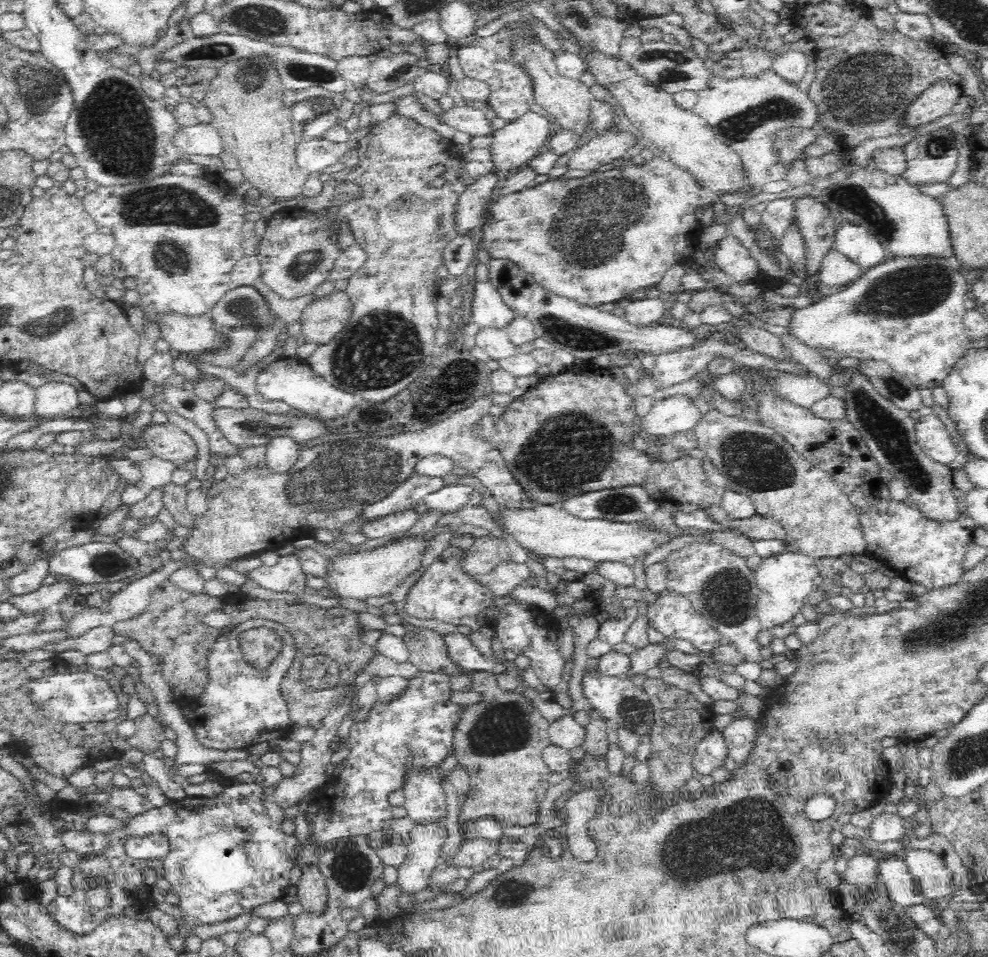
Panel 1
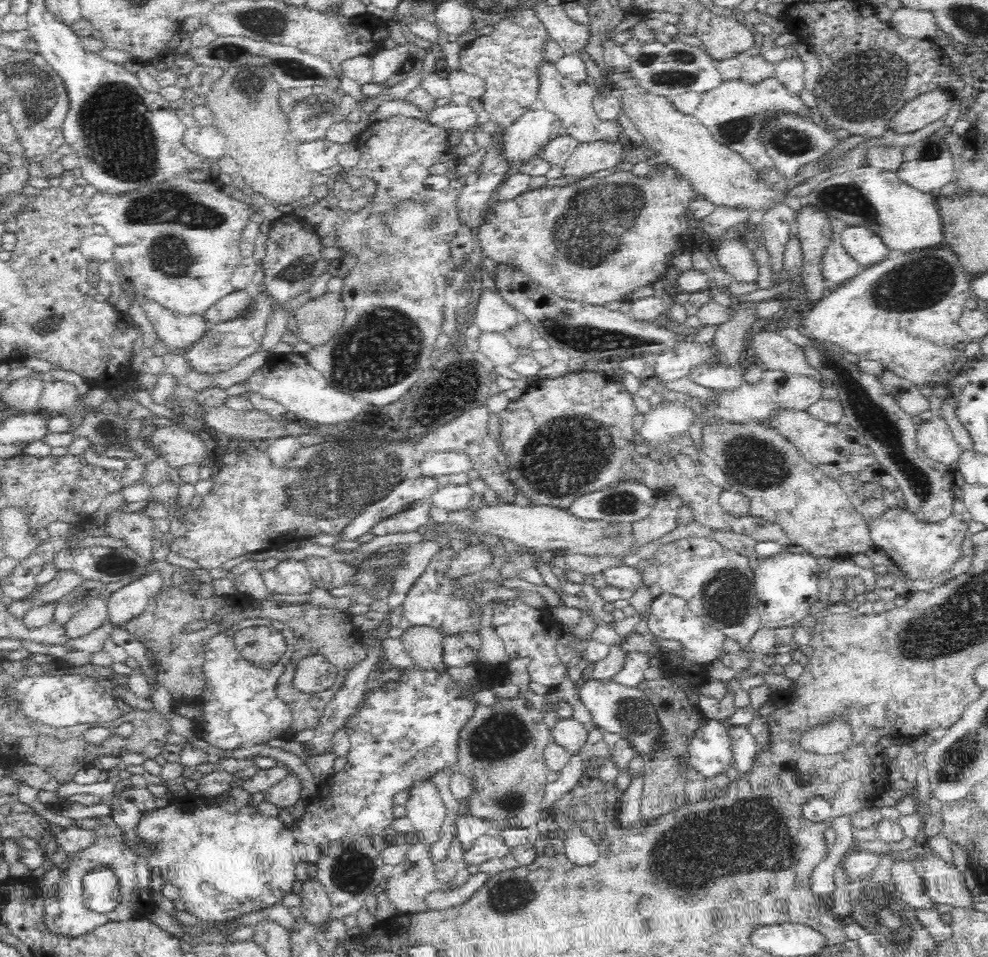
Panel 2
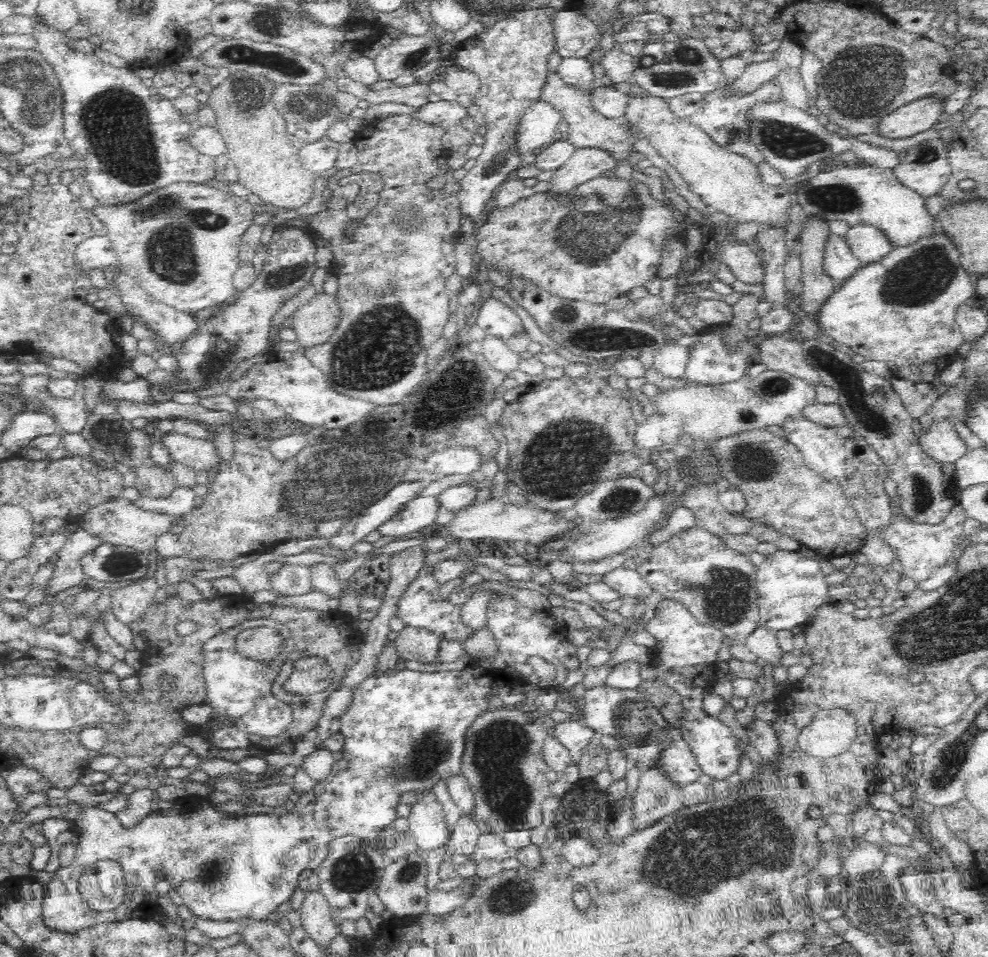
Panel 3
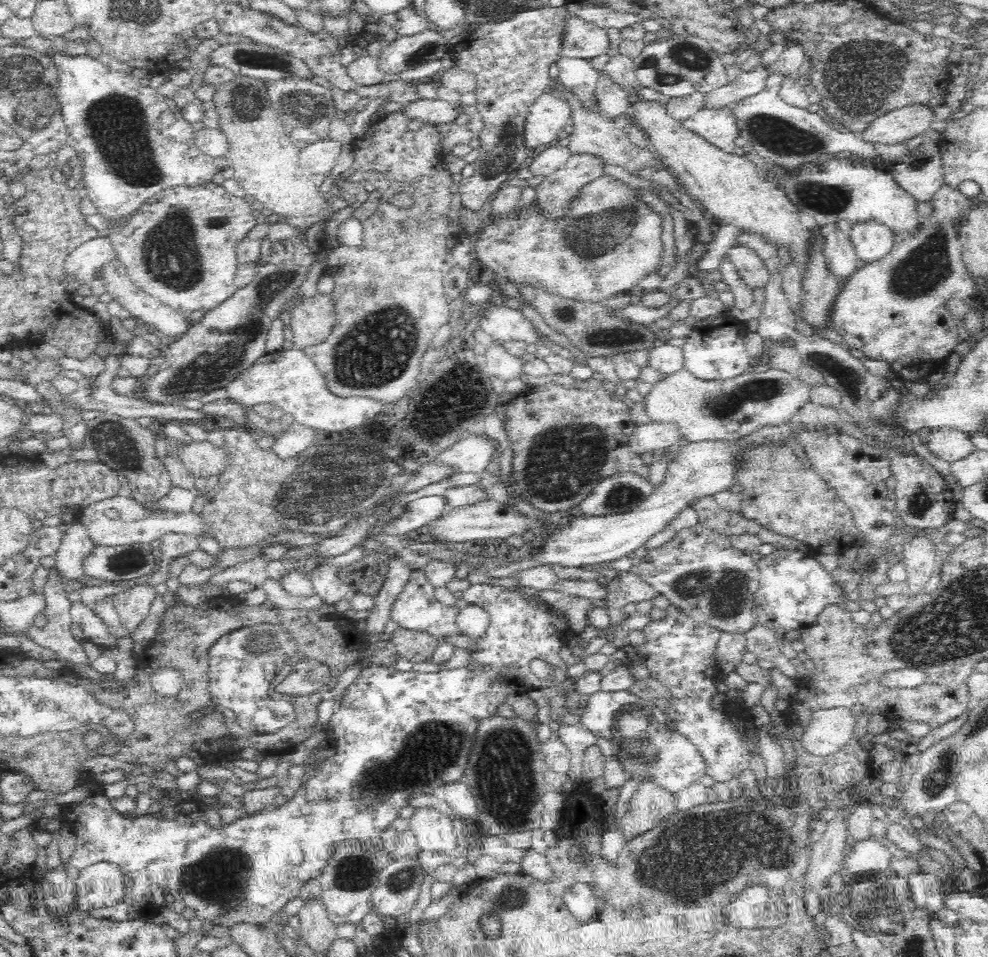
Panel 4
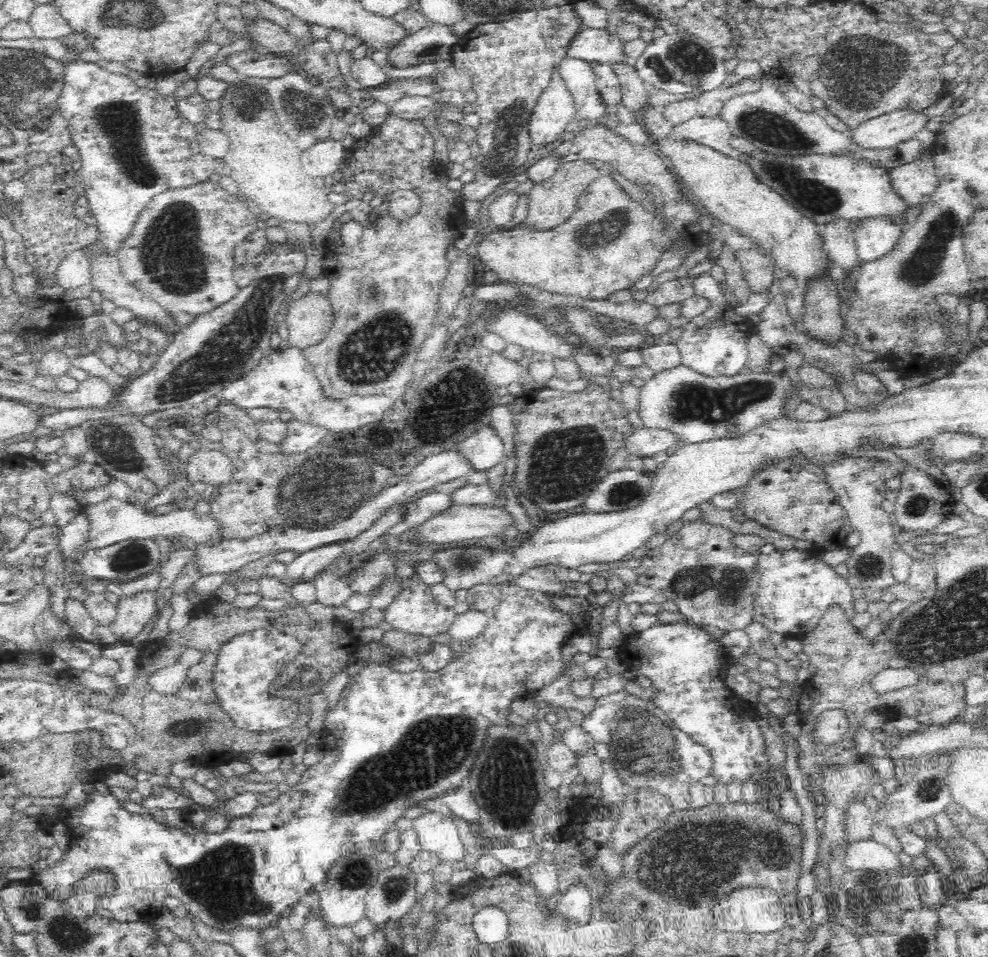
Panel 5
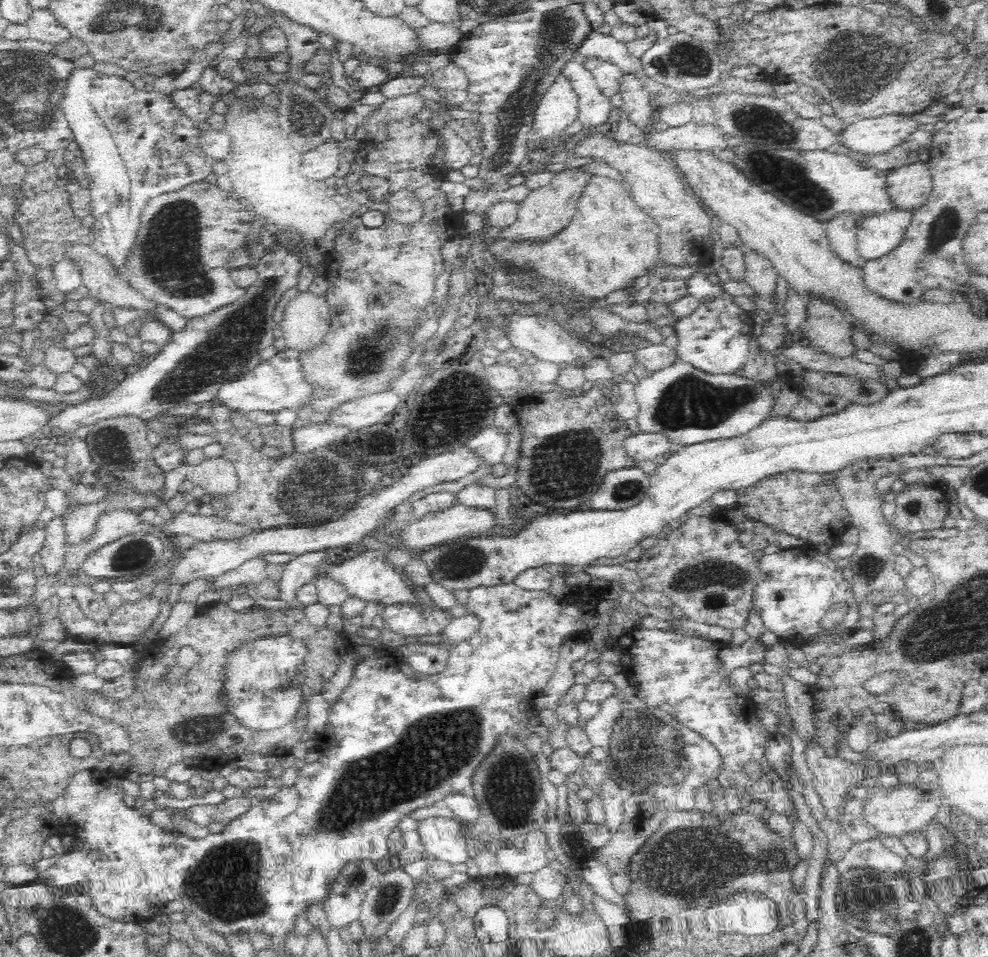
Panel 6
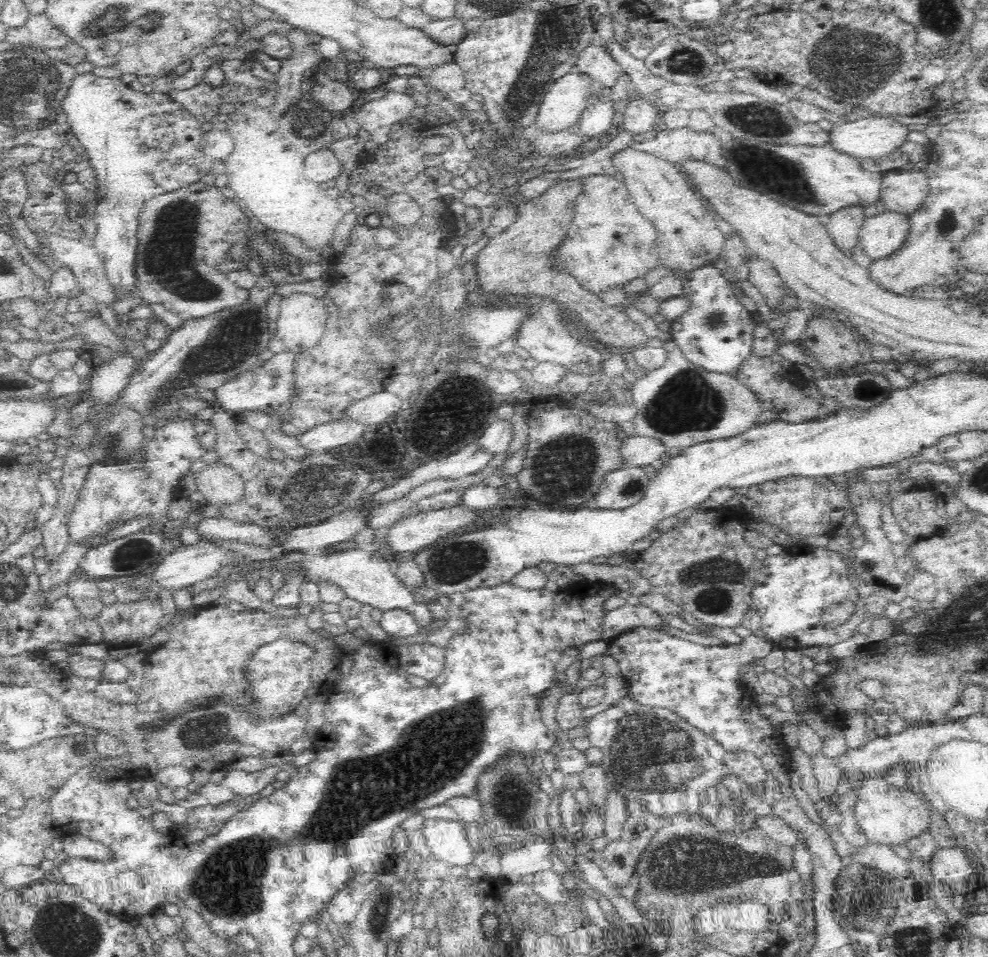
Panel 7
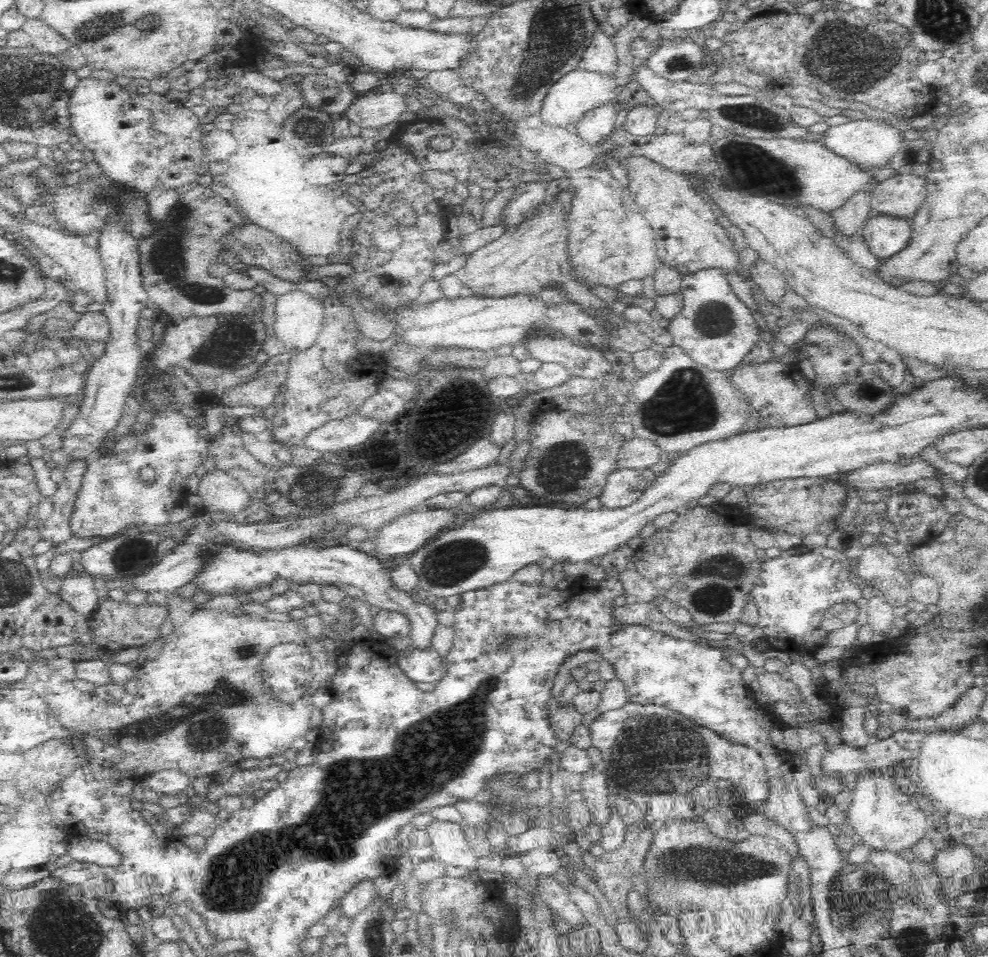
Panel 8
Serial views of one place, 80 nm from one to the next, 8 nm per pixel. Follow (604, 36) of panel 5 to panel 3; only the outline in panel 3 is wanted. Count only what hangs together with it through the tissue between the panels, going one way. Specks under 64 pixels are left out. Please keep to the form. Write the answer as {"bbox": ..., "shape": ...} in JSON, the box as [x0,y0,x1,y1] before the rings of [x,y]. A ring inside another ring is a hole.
{"bbox":[554,8,602,58],"shape":[[[574,8],[556,9],[554,36],[561,58],[587,58],[601,48],[602,32],[598,25]]]}

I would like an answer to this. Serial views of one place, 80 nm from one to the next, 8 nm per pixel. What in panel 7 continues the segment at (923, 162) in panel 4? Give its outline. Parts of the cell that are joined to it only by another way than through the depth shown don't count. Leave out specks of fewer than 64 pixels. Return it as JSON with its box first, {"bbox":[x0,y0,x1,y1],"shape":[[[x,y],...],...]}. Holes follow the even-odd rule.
{"bbox":[879,165,928,216],"shape":[[[923,165],[917,169],[889,171],[882,177],[879,210],[910,216],[922,207],[925,192],[928,192],[928,175]]]}

